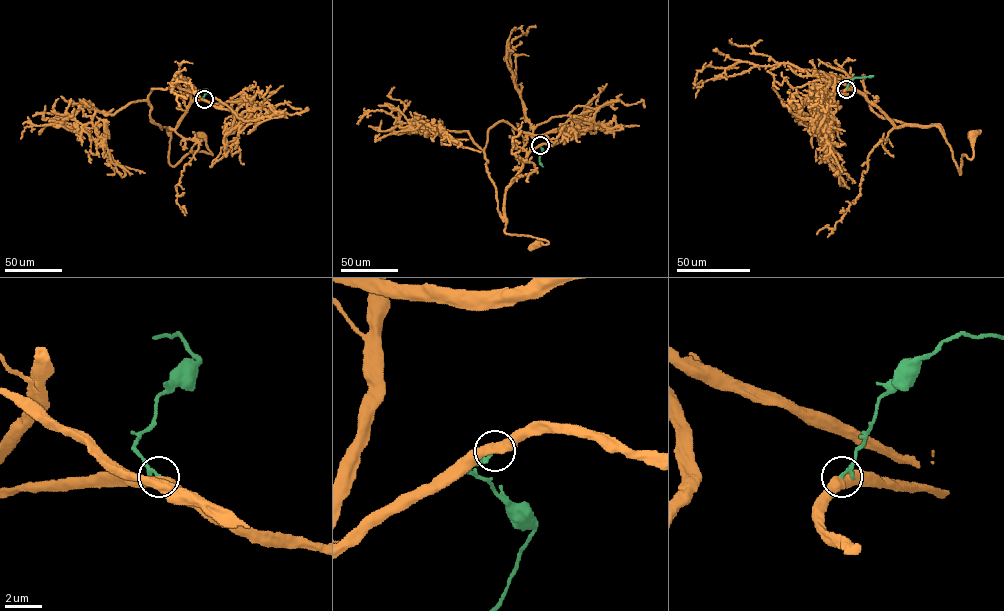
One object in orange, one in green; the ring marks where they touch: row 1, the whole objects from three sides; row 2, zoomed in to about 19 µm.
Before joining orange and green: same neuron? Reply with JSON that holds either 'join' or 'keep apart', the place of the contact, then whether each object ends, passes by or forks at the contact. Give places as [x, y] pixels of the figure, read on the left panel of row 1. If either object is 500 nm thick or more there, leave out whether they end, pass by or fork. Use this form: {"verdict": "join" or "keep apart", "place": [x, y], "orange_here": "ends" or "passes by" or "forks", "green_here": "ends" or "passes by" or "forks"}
{"verdict": "keep apart", "place": [204, 99], "orange_here": "passes by", "green_here": "ends"}

